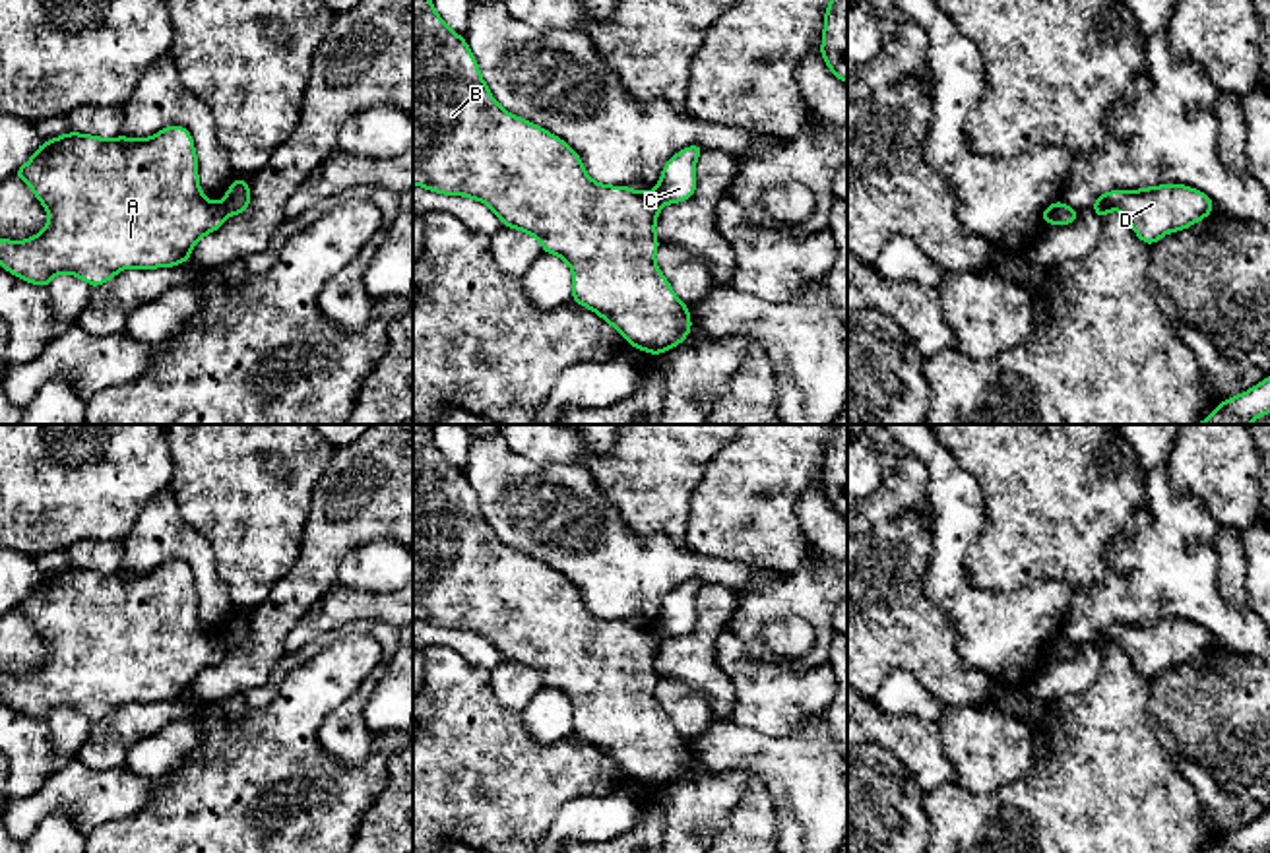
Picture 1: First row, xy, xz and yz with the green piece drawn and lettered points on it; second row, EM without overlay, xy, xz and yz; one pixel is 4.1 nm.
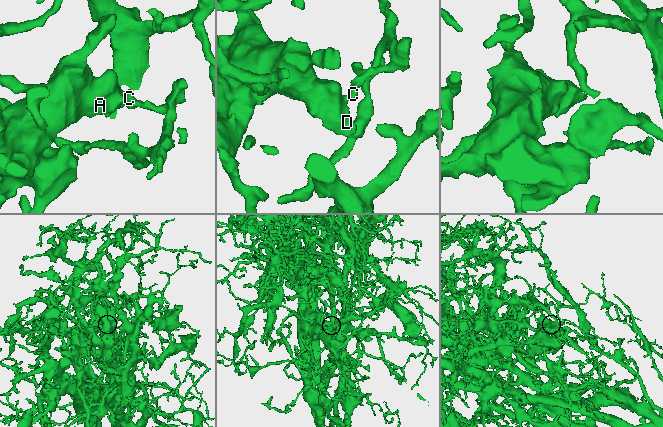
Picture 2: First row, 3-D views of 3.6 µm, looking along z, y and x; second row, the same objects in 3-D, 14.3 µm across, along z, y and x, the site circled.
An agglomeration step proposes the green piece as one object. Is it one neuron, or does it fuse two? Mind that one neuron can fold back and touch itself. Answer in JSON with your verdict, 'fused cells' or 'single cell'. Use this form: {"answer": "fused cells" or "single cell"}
{"answer": "fused cells"}

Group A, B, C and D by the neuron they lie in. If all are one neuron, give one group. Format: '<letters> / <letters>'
A B D / C

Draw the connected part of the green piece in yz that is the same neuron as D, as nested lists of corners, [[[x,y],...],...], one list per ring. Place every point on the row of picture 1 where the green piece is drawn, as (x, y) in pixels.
[[[1183,184],[1148,186],[1144,190],[1111,190],[1101,194],[1094,211],[1103,219],[1119,209],[1136,237],[1146,244],[1183,231],[1214,211],[1214,202],[1200,190]]]

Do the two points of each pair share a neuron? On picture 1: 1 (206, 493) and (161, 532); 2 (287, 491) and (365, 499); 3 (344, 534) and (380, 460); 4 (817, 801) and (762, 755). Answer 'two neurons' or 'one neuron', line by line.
1: two neurons
2: two neurons
3: one neuron
4: one neuron

